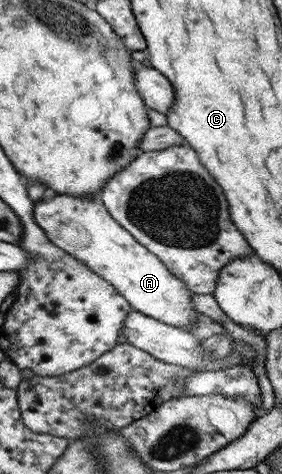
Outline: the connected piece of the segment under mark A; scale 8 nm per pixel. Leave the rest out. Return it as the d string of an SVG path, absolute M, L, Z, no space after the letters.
M97 191L91 201L89 197L56 194L48 200L40 199L33 203L33 220L52 245L107 281L117 294L125 298L132 310L183 330L189 330L198 321L198 313L191 304L192 293L183 281L174 277L157 257L113 221Z

